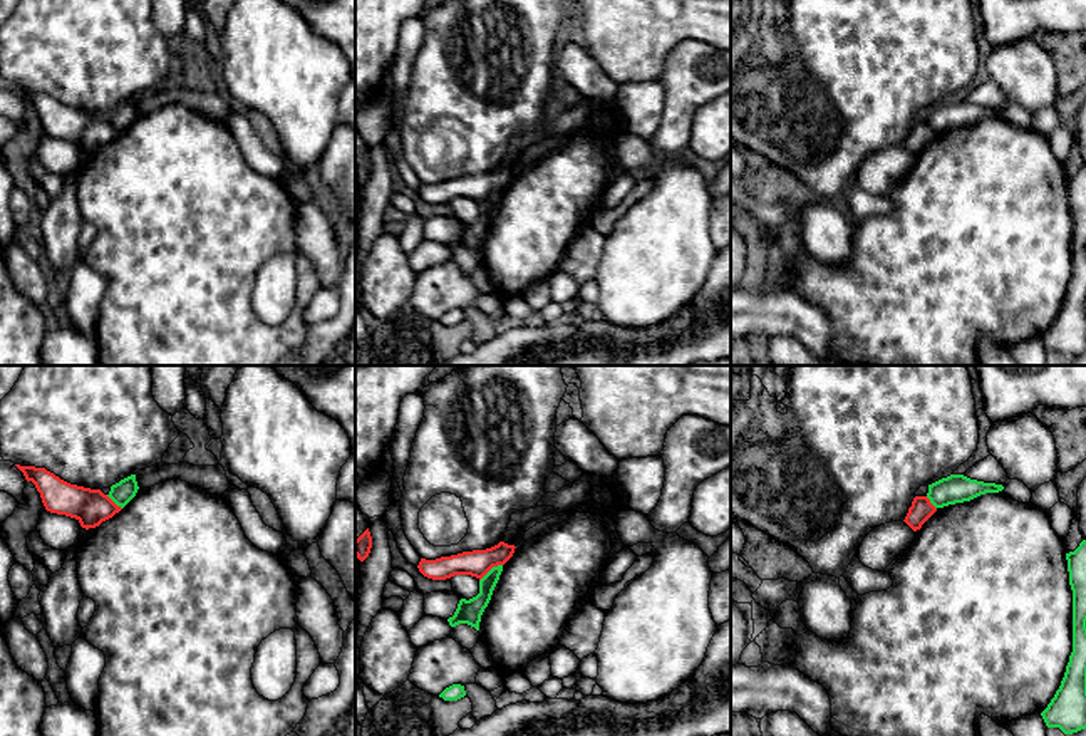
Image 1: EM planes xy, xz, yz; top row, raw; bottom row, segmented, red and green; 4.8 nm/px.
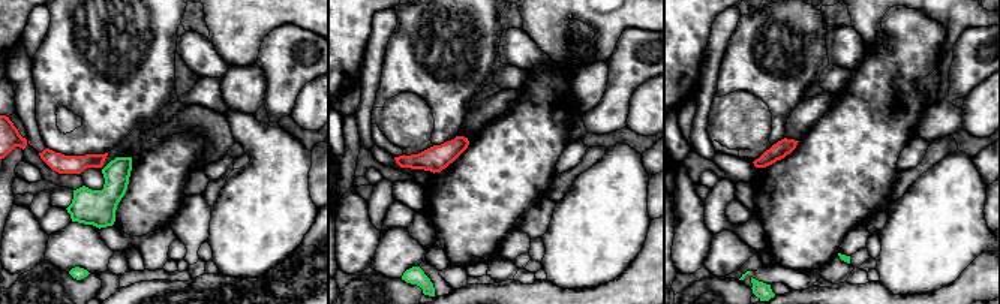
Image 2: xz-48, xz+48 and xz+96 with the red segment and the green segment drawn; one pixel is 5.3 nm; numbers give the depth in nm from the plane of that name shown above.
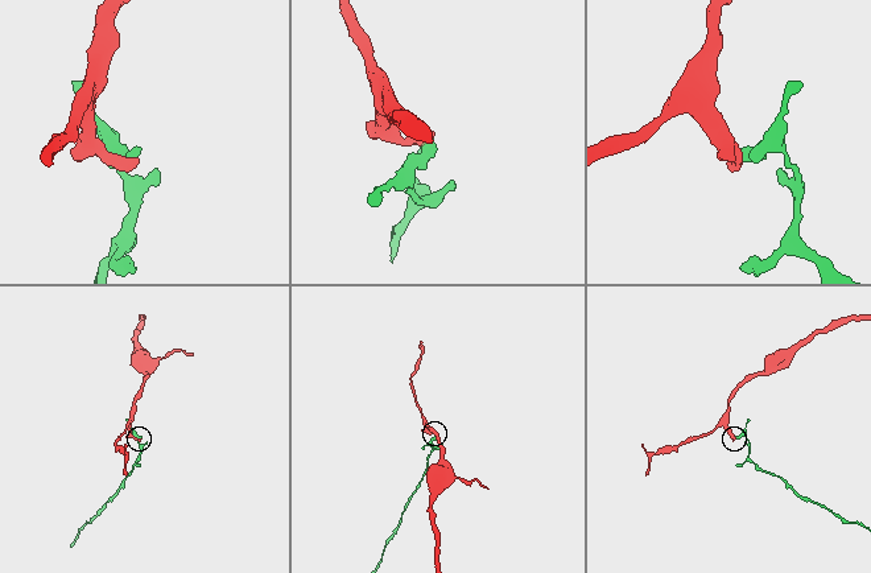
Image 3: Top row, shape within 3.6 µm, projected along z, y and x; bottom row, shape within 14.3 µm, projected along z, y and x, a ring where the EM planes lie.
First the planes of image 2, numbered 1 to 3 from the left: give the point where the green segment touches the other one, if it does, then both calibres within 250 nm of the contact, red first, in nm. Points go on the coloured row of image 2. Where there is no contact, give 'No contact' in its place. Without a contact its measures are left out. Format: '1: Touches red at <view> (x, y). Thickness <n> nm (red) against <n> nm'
1: No contact
2: No contact
3: No contact

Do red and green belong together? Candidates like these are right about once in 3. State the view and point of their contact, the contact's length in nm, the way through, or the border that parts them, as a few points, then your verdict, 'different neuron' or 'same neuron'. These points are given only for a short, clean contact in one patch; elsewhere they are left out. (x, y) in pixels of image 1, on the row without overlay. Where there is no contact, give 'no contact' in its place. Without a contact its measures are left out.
meets red in xz at (490, 193); contact 140 nm long; border along xz (501, 188), (495, 190), (480, 205); different neuron

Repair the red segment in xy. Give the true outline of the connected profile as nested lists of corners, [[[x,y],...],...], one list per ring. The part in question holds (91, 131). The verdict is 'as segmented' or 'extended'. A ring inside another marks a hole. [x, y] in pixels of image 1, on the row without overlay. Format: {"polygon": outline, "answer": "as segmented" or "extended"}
{"polygon": [[[15,89],[40,117],[47,136],[75,143],[82,153],[96,153],[122,132],[101,114],[70,109],[45,92]]], "answer": "as segmented"}

